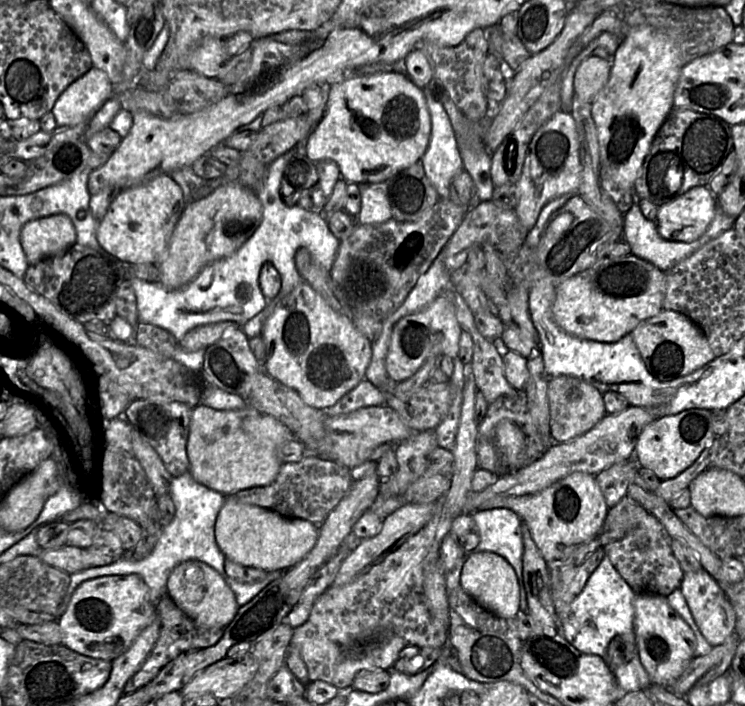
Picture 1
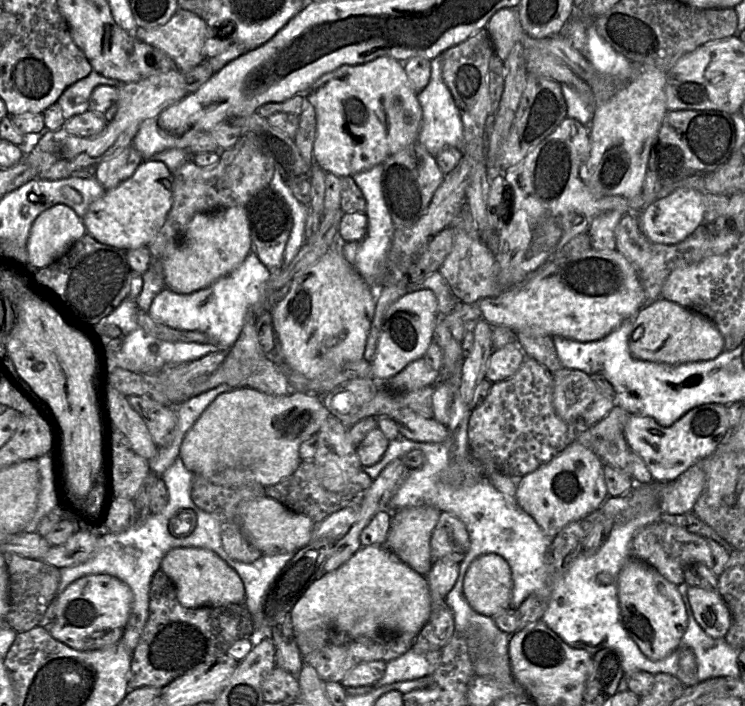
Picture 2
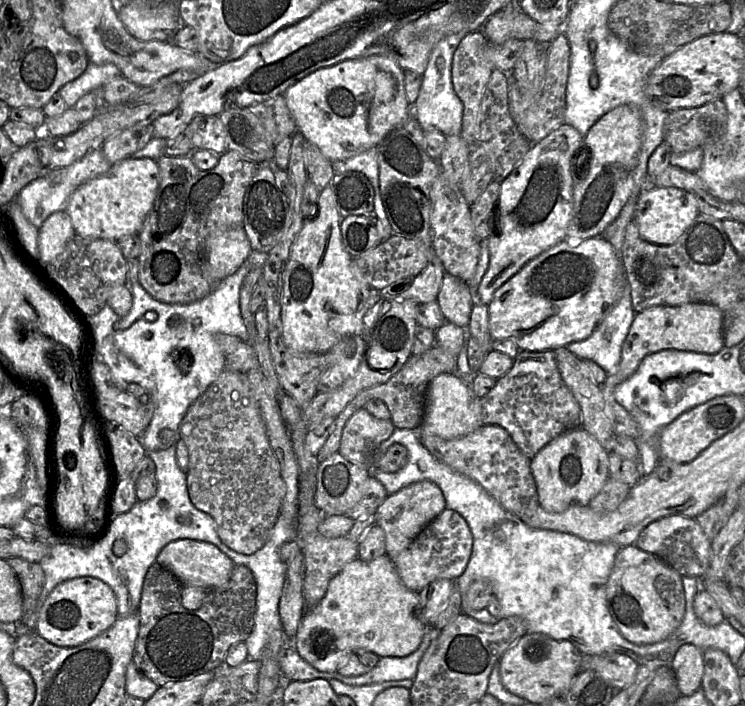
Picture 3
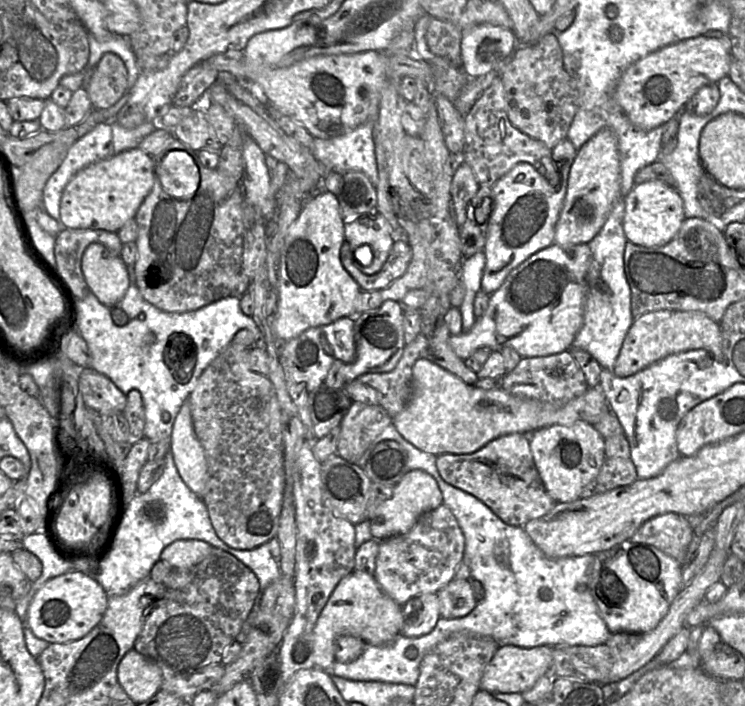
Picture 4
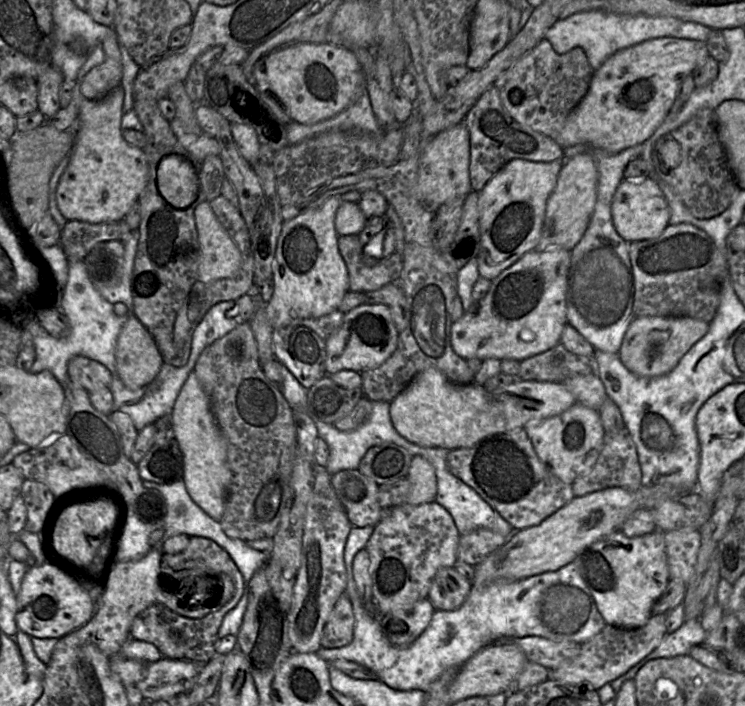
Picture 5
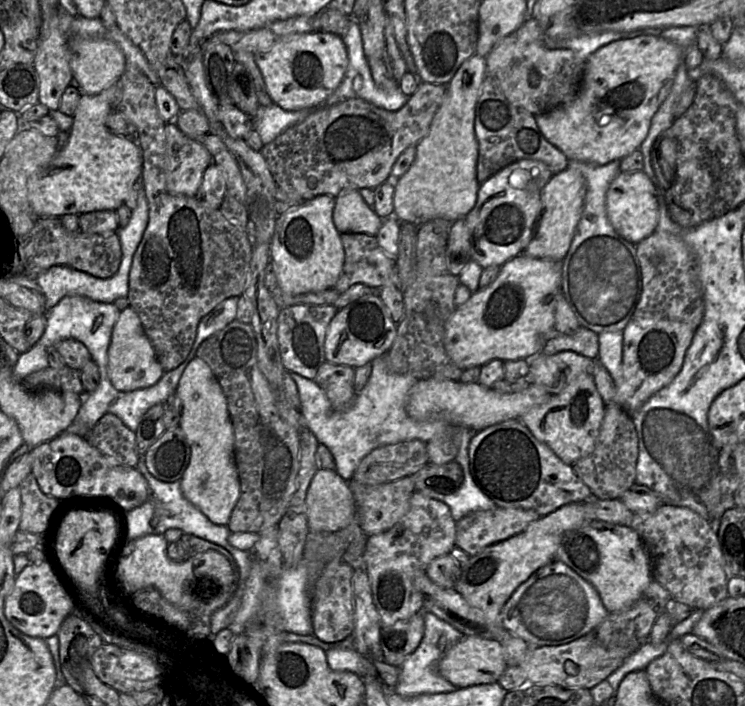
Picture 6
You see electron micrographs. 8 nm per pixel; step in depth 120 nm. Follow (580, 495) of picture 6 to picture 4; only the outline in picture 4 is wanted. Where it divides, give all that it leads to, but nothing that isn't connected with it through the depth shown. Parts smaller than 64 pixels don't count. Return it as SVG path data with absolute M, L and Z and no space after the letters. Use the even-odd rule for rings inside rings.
M525 433L500 436L469 454L440 454L436 456L436 466L447 483L478 498L511 526L523 527L557 504L544 486L531 453L530 436Z

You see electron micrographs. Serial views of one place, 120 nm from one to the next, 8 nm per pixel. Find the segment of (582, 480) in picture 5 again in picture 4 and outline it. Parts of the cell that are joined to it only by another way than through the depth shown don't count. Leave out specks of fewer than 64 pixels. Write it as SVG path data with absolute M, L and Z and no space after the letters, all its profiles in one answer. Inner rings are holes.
M606 458L598 475L583 488L580 497L587 499L618 487L628 486L637 478L631 458Z

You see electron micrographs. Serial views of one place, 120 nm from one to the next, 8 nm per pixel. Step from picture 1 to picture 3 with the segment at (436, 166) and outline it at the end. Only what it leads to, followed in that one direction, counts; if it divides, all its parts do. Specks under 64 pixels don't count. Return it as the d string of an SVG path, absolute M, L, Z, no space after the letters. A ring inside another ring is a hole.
M452 34L441 39L432 49L426 69L422 76L422 84L415 102L410 104L414 117L425 130L437 130L444 135L460 134L463 104L454 91L451 78L452 58L455 49L464 35Z

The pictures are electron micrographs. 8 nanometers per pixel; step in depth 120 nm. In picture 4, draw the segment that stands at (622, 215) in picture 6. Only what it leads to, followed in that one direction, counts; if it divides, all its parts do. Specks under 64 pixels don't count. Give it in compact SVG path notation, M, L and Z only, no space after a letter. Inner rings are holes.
M663 181L638 183L625 196L623 229L626 239L636 245L654 247L670 242L685 218L683 199L672 184Z

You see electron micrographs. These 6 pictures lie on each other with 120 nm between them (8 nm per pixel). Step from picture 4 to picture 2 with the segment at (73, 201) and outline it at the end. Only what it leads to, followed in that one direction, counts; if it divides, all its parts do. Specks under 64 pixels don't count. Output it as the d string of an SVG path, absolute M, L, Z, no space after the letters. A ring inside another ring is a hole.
M144 160L131 177L92 202L83 218L87 233L97 241L125 251L147 246L163 226L172 206L172 173L157 160Z

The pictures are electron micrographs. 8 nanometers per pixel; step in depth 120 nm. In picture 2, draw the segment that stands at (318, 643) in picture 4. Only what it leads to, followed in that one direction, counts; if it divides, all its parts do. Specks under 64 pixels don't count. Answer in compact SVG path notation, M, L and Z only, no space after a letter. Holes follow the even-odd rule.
M386 546L360 547L338 569L317 578L293 606L290 615L294 636L316 626L335 626L359 637L419 634L429 620L432 598L422 574L387 551Z

